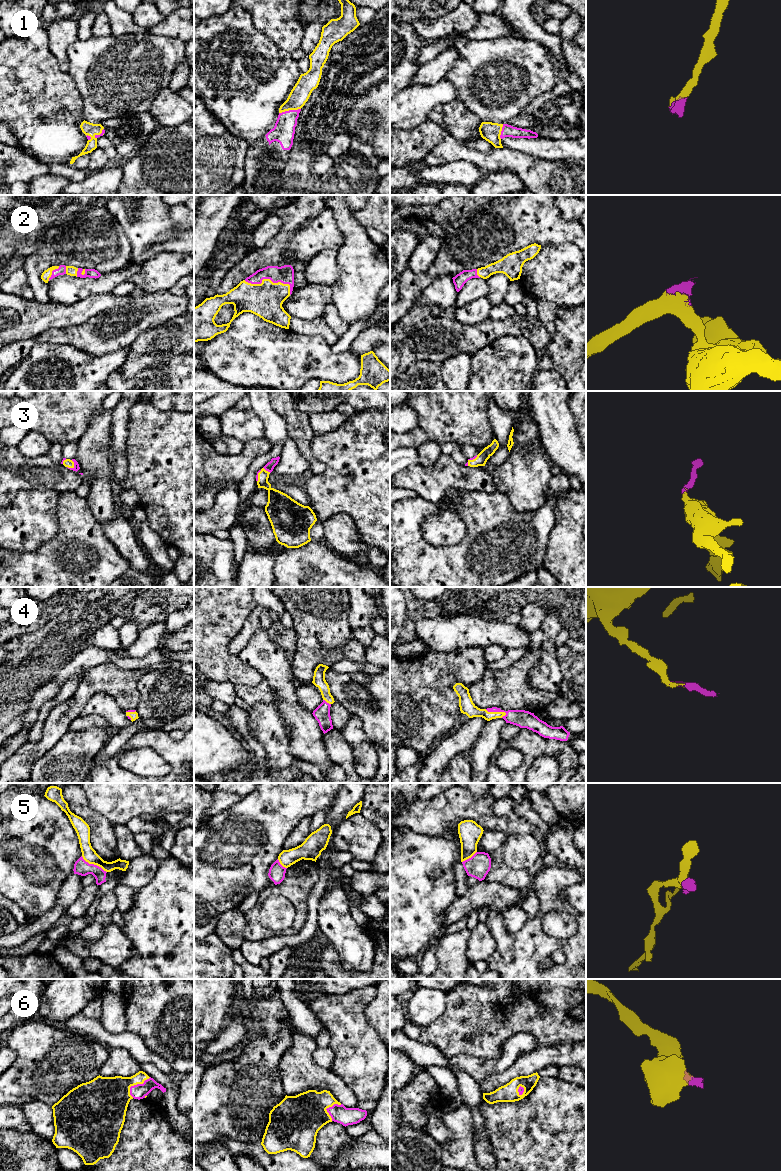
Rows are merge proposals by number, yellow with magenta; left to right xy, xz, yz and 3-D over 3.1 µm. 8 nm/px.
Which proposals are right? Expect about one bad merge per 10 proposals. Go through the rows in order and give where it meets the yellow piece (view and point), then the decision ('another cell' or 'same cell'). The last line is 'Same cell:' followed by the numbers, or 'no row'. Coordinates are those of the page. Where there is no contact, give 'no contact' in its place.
1: xz (289, 109) | same cell
2: xz (270, 280) | same cell
3: xy (73, 466) | same cell
4: yz (496, 712) | same cell
5: xy (94, 864) | same cell
6: xy (136, 1084) | same cell
Same cell: 1, 2, 3, 4, 5, 6

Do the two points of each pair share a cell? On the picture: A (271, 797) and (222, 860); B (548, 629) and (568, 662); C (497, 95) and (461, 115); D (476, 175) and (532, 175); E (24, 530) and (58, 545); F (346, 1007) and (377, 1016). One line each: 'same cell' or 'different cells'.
A: same cell
B: different cells
C: different cells
D: different cells
E: different cells
F: different cells

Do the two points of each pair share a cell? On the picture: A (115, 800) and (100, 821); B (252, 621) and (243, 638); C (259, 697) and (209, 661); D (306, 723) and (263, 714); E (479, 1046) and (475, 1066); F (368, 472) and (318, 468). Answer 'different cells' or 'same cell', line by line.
A: different cells
B: same cell
C: different cells
D: different cells
E: different cells
F: different cells

